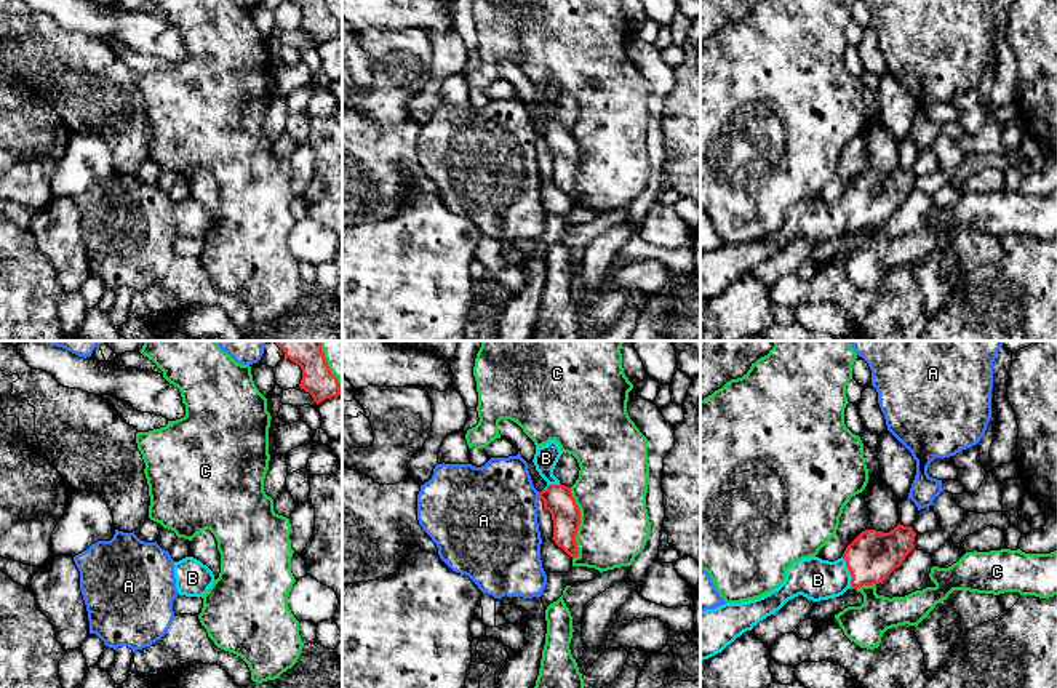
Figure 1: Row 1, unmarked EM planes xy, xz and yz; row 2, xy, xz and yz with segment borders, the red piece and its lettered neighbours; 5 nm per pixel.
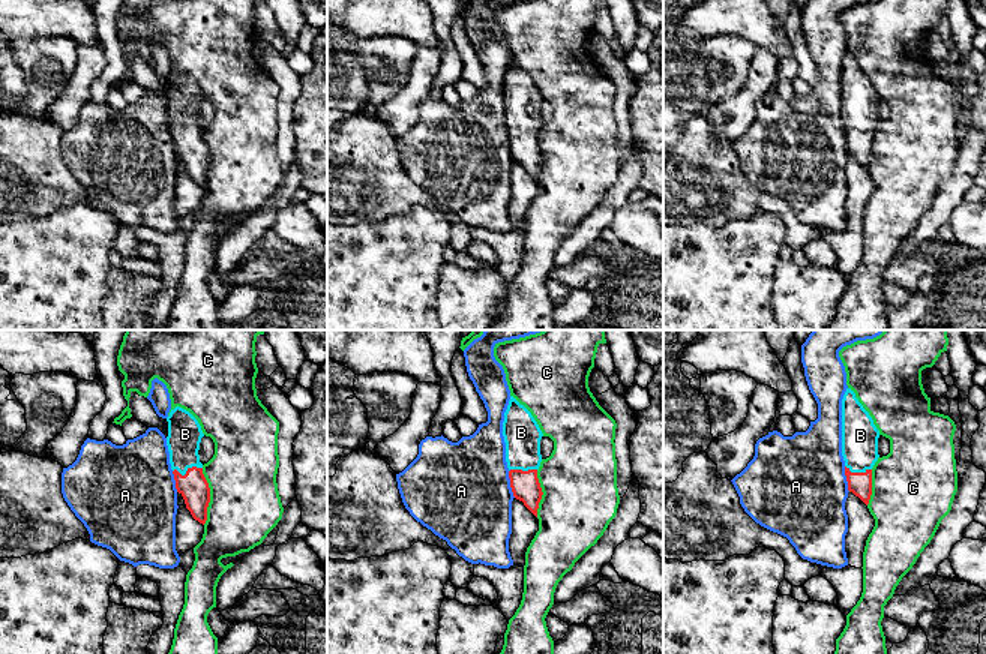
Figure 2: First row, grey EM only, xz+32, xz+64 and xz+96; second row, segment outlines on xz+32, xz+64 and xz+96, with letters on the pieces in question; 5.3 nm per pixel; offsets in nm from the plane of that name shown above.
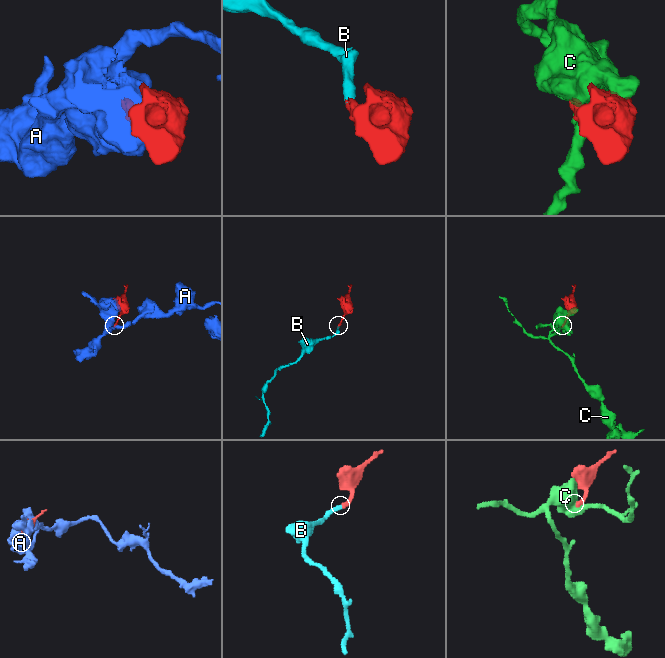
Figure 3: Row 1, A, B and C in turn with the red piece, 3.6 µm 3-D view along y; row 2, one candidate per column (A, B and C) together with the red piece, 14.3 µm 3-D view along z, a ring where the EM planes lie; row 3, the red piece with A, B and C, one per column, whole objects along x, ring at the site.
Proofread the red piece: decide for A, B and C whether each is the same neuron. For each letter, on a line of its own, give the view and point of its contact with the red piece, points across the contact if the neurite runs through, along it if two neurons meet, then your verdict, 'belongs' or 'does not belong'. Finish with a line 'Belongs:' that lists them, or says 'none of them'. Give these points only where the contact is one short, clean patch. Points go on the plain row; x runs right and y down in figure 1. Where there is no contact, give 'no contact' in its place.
A: meets red in xz at (539, 136); does not belong
B: meets red in yz at (849, 213); runs through yz (872, 197), (849, 213), (830, 221), (817, 221); belongs
C: meets red in xz at (579, 165); does not belong
Belongs: B

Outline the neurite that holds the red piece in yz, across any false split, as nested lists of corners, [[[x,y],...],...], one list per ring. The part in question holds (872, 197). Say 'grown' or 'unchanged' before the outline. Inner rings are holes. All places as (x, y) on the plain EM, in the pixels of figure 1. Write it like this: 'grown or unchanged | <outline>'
grown | [[[900,165],[889,174],[865,171],[835,203],[819,198],[798,202],[787,211],[785,222],[769,235],[700,253],[700,302],[721,294],[798,237],[820,243],[840,238],[848,230],[880,226],[915,190],[915,178],[911,168]]]

